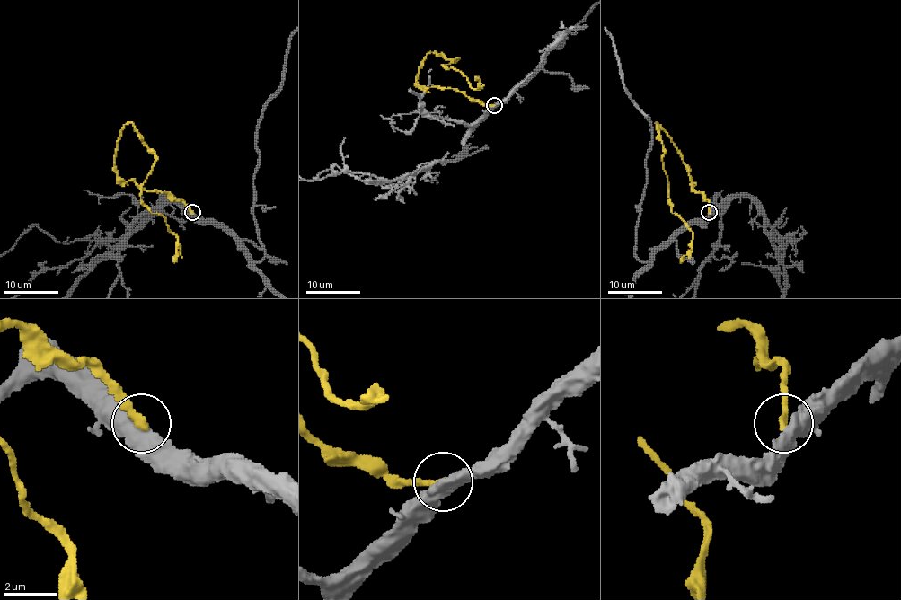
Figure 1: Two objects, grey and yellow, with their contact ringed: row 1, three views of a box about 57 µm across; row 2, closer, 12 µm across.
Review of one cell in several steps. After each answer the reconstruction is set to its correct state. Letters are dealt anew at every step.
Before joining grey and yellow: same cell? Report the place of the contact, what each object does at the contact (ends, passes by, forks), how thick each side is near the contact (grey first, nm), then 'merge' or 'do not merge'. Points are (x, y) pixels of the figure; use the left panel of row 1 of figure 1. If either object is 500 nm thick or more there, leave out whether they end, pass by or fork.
place (192, 212); calibres 550 and 280 nm; do not merge

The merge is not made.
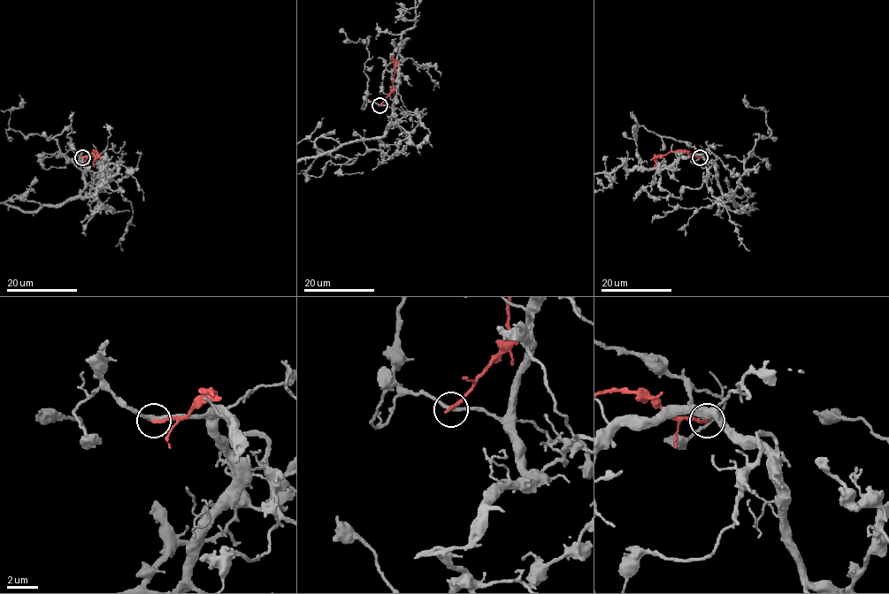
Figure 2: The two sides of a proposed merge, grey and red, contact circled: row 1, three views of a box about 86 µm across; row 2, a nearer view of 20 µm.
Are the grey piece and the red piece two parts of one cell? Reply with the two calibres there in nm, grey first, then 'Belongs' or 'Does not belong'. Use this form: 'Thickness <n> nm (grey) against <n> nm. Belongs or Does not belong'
Thickness 240 nm (grey) against 280 nm. Does not belong

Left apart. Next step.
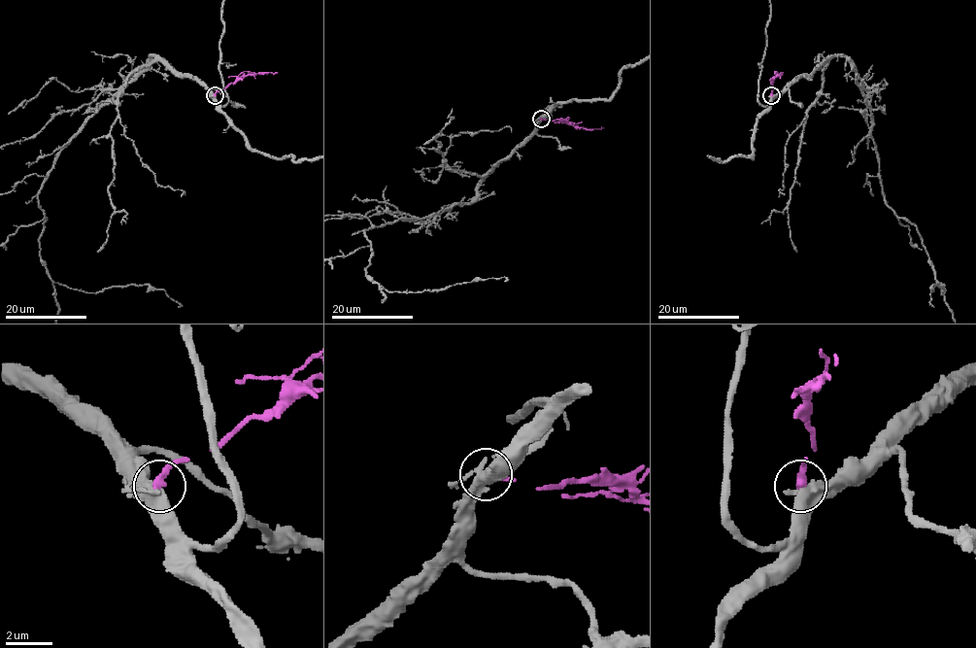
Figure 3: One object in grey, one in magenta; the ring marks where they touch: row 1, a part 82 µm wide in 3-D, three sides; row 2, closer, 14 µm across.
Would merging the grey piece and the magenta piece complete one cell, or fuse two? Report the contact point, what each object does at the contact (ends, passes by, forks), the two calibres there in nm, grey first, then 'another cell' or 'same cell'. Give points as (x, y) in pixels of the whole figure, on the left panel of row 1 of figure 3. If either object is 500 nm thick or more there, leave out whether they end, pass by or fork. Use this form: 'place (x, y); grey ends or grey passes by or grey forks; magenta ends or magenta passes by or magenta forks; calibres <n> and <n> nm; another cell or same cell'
place (215, 95); grey forks; magenta ends; calibres 400 and 320 nm; another cell

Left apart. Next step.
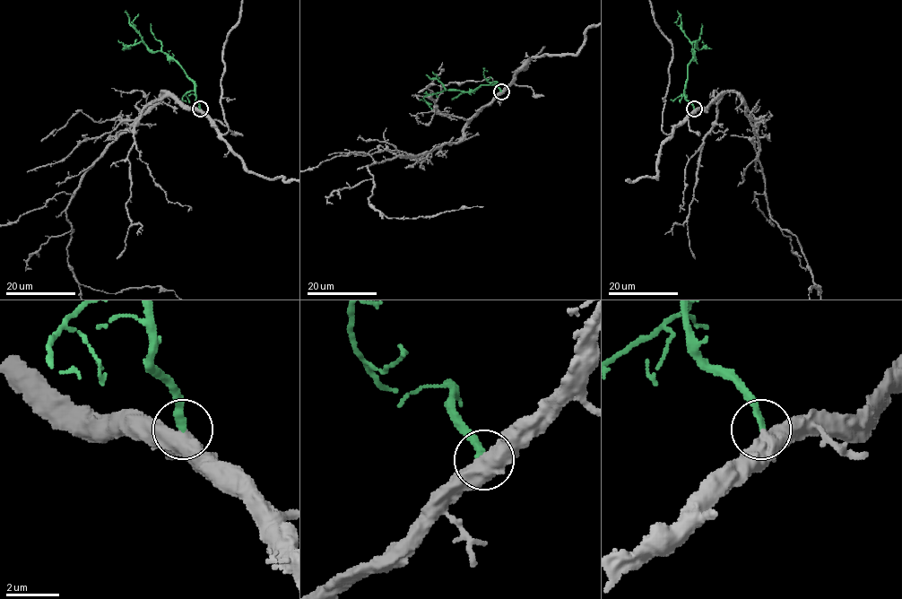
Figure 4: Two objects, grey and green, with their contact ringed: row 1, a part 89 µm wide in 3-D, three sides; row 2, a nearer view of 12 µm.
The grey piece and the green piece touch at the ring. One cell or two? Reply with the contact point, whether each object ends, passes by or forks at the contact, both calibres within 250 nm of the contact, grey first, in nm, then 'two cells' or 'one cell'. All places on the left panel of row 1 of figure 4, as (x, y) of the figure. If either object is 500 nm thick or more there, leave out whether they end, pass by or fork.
(200, 108) | grey passes by | green ends | 480/260 nm | one cell

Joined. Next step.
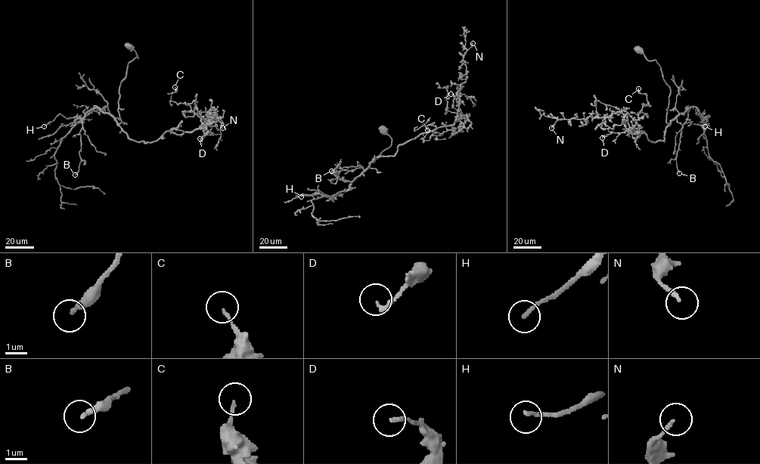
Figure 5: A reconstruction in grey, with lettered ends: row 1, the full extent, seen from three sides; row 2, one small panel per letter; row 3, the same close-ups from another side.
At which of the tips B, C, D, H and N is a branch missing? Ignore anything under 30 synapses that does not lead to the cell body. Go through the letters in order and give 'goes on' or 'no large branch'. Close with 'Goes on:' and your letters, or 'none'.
B: no large branch
C: no large branch
D: no large branch
H: no large branch
N: no large branch
Goes on: none

